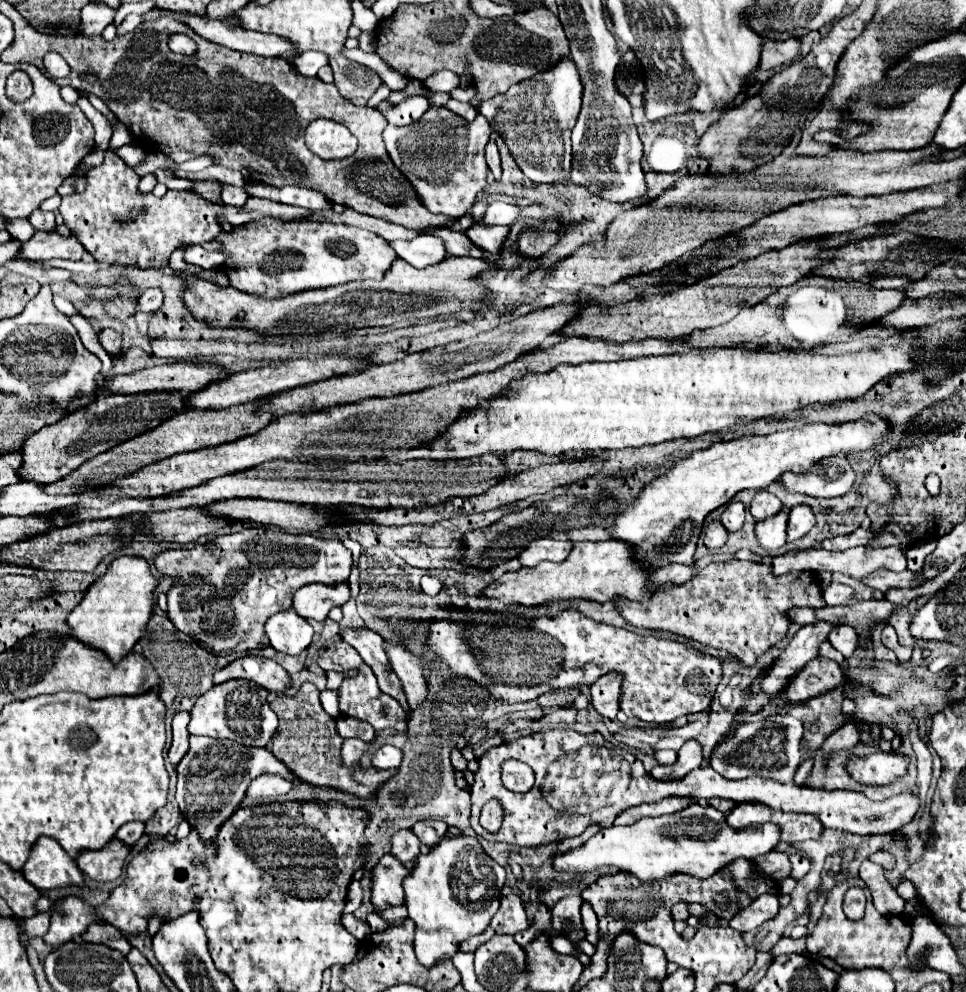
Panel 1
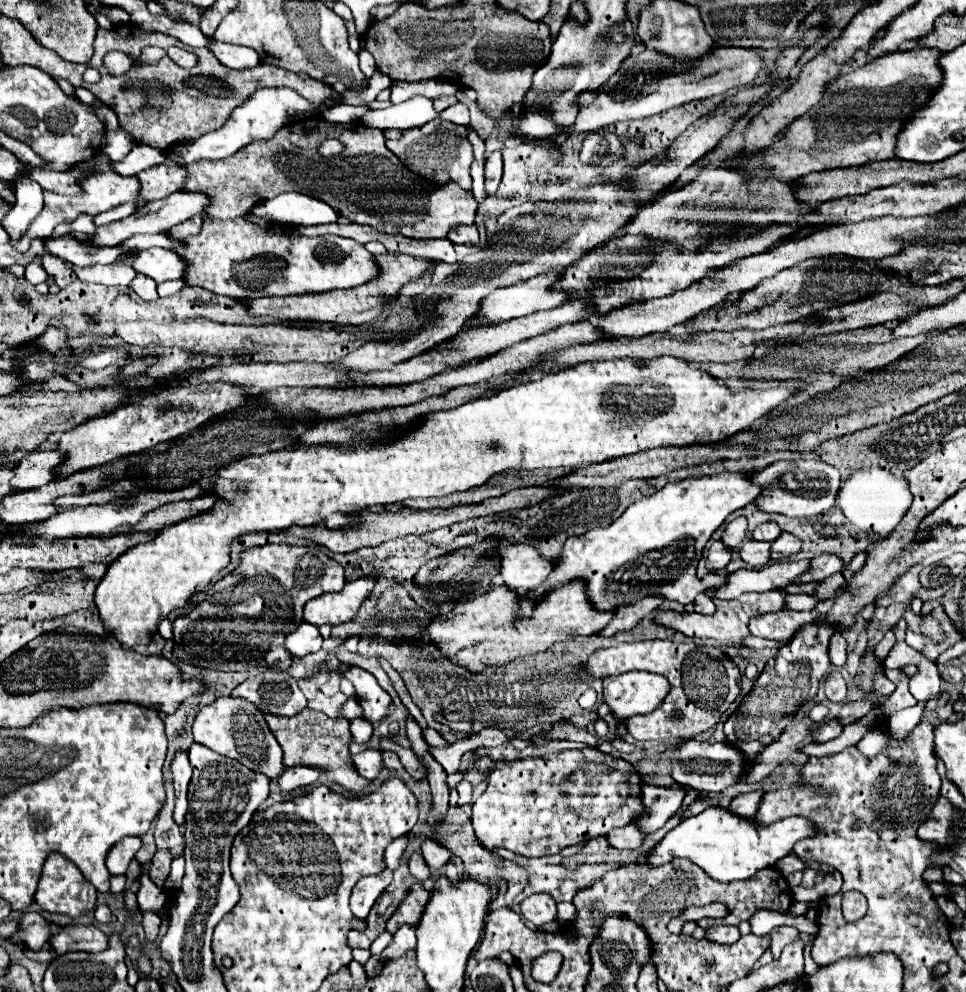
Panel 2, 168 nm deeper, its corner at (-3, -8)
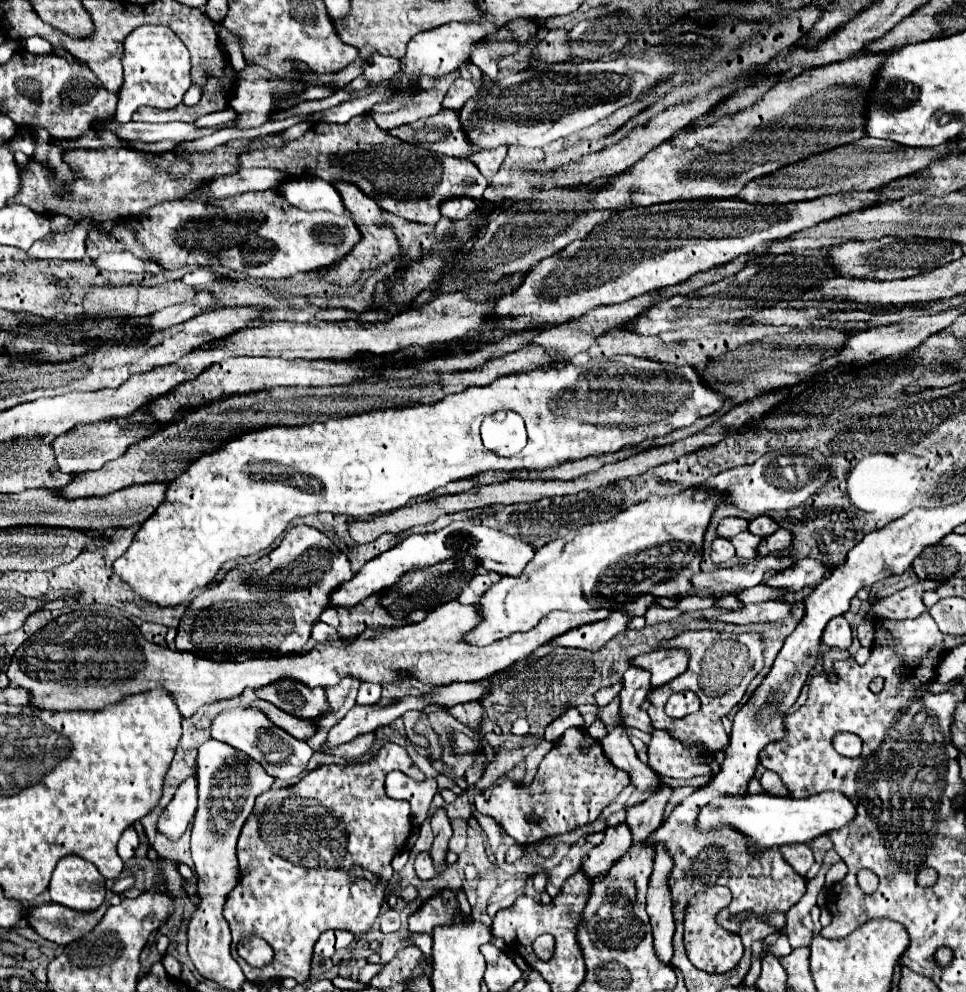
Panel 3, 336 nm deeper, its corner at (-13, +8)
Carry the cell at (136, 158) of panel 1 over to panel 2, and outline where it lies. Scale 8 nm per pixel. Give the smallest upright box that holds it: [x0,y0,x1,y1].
[103,128,133,160]

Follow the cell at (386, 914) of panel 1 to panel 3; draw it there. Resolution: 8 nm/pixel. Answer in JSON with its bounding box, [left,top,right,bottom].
[405,934,431,962]

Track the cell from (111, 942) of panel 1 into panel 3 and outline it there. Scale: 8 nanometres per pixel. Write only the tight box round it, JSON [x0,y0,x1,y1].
[27,904,107,946]

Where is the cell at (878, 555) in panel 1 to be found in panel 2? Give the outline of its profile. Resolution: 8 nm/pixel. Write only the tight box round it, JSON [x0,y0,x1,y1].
[713,560,809,600]

